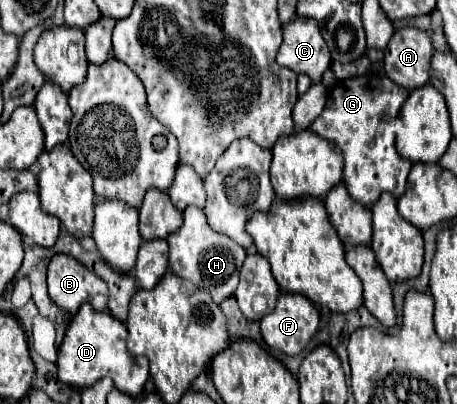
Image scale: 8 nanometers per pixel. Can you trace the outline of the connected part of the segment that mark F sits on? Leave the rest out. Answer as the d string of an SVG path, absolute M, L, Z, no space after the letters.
M283 292L271 314L261 318L263 340L289 356L299 354L319 326L317 306L301 296Z

